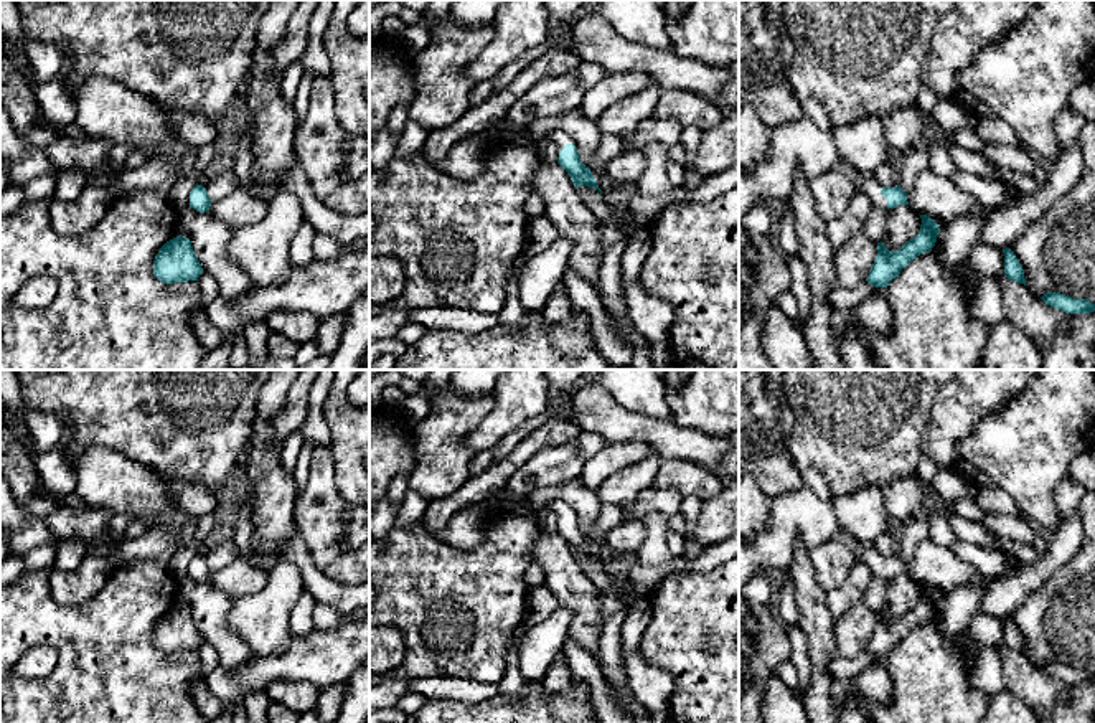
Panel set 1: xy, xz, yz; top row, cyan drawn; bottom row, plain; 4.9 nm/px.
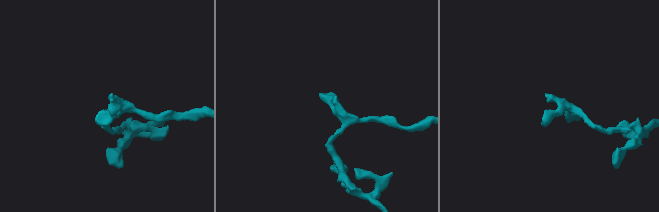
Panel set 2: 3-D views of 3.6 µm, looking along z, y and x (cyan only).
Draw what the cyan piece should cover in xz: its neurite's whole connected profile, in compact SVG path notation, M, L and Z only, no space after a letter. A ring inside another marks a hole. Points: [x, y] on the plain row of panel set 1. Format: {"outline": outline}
{"outline": "M552 499L549 508L556 512L559 518L557 533L569 543L574 556L577 558L585 555L589 558L597 558L602 565L602 560L597 556L590 538L580 532L572 507L567 505L562 499Z"}

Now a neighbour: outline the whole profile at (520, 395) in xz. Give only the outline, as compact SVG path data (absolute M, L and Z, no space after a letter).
M506 370L493 393L493 409L463 439L475 454L495 447L508 432L546 411L552 396L544 370Z

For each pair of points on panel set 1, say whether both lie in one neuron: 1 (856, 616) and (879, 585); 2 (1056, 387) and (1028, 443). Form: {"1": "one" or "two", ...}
{"1": "two", "2": "one"}

